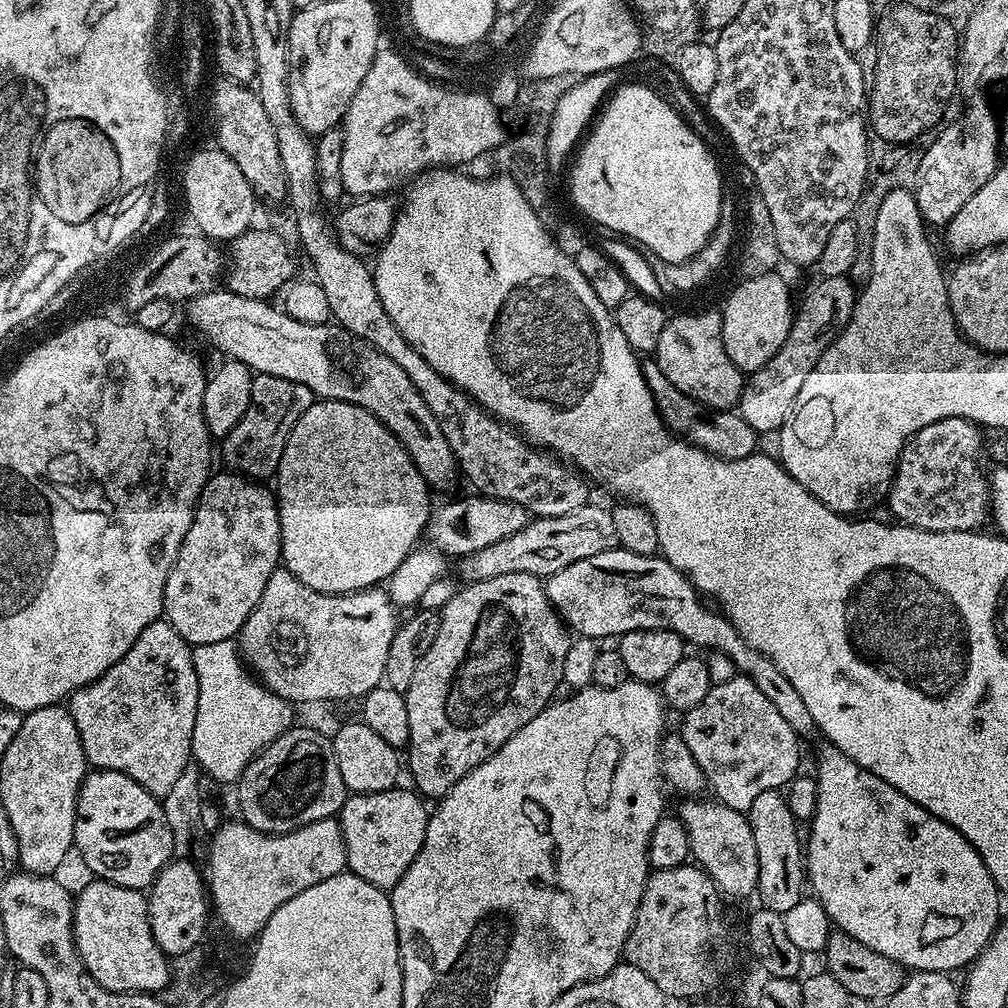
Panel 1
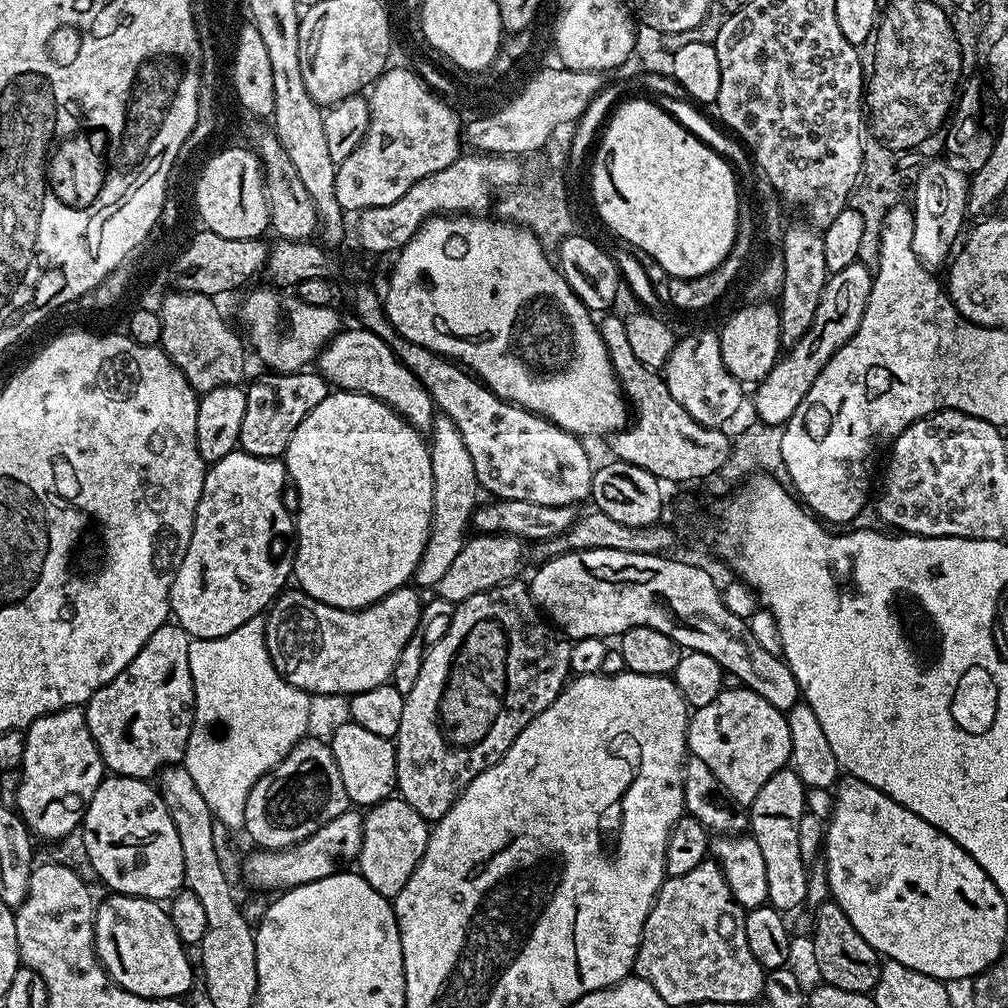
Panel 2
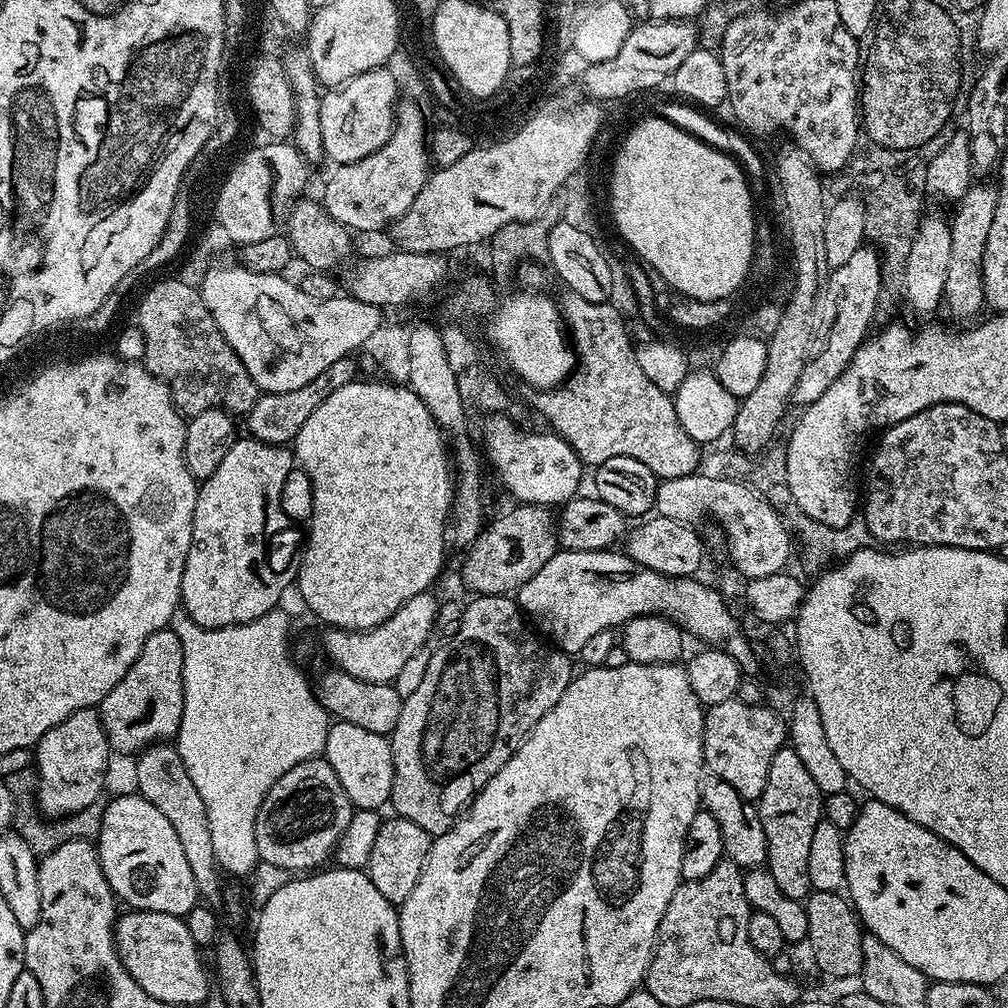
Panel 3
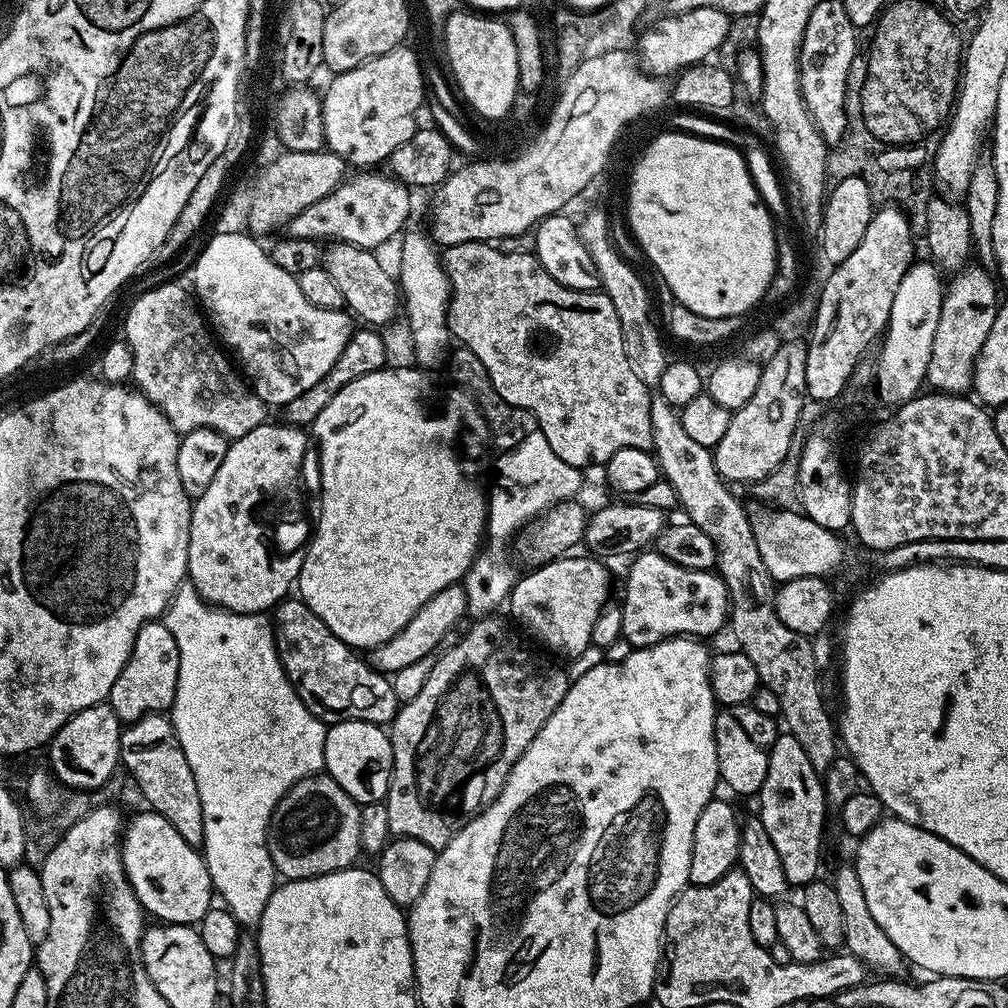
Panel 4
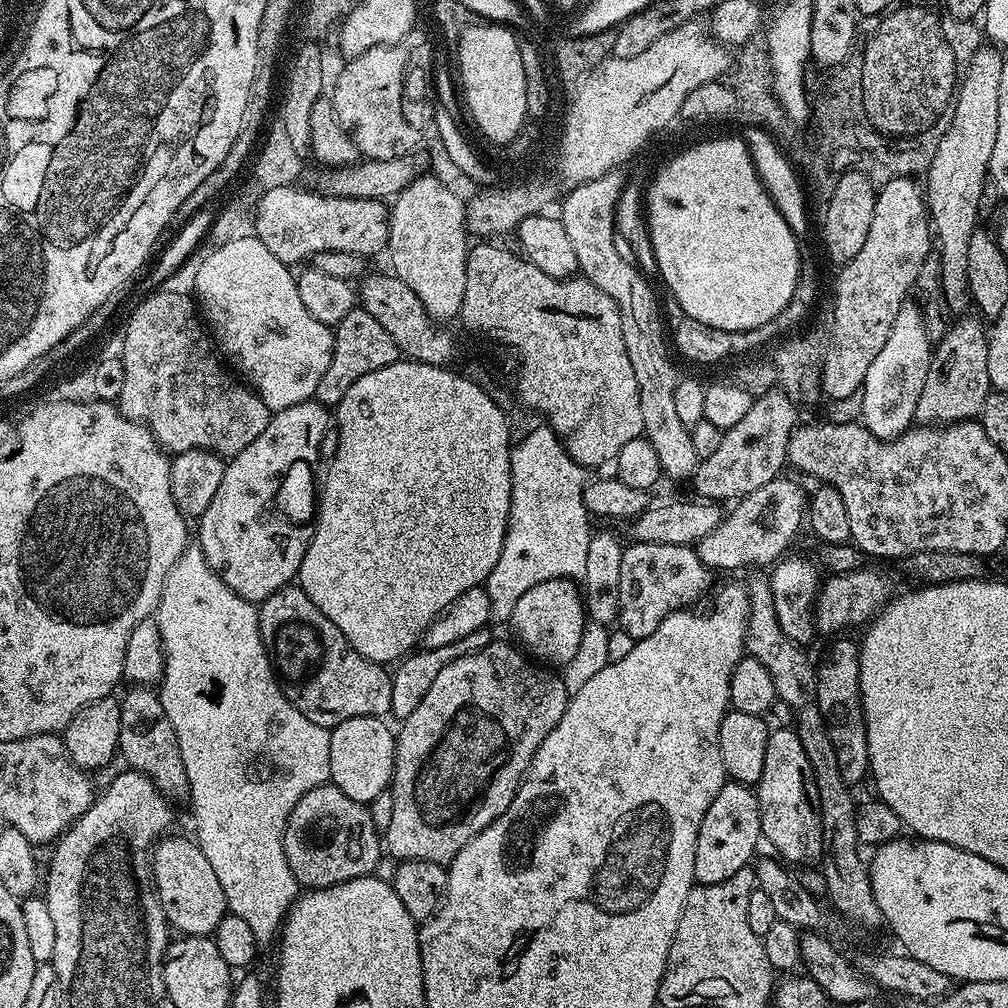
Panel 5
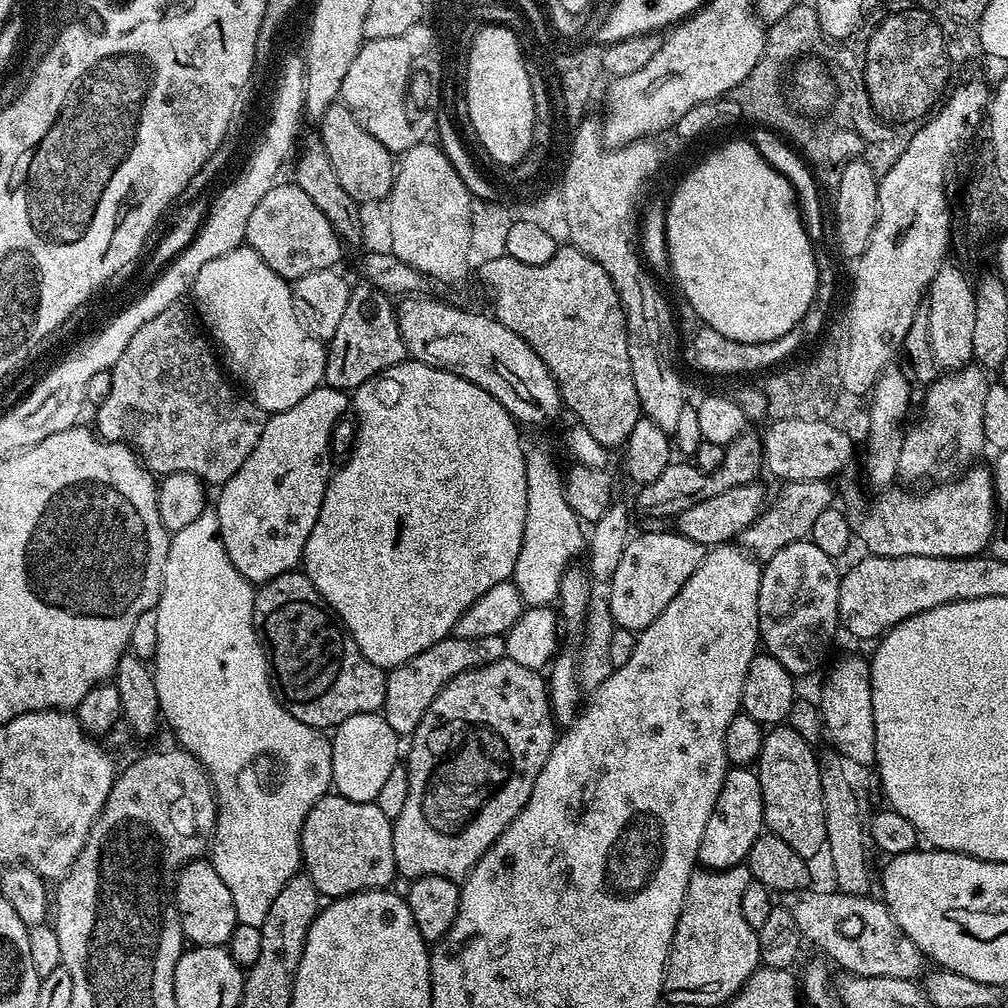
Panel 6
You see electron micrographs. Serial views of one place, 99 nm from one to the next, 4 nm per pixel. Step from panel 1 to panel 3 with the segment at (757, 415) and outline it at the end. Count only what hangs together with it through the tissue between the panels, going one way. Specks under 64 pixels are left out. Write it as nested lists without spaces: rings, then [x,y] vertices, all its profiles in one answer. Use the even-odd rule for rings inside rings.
[[[865,246],[860,248],[842,266],[831,269],[831,273],[835,274],[836,276],[836,288],[844,288],[844,308],[840,308],[840,320],[836,320],[836,328],[832,328],[832,340],[822,340],[822,350],[824,350],[824,353],[822,353],[821,356],[813,355],[811,359],[809,359],[808,365],[802,370],[802,375],[800,375],[798,378],[798,382],[792,391],[791,403],[793,405],[800,404],[799,406],[807,406],[809,404],[813,404],[814,402],[818,402],[818,398],[822,398],[822,394],[826,394],[826,390],[830,390],[830,386],[840,377],[842,370],[846,370],[846,366],[854,358],[854,354],[860,349],[860,345],[868,339],[870,335],[870,329],[868,329],[868,327],[871,326],[872,319],[874,319],[876,316],[876,307],[878,307],[880,304],[880,284],[883,285],[885,283],[885,278],[882,271],[882,256],[875,247]]]

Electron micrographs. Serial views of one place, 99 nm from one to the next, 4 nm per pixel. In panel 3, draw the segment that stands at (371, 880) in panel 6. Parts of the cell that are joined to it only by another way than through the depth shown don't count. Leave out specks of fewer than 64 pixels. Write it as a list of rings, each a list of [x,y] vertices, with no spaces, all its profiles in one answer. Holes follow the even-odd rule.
[[[323,758],[307,760],[294,770],[286,770],[274,786],[262,798],[262,806],[258,806],[256,819],[256,855],[261,861],[273,864],[276,868],[285,868],[288,874],[308,874],[319,869],[335,853],[336,843],[342,838],[346,826],[350,826],[350,818],[354,809],[346,790],[342,790],[342,782],[338,782],[338,774]]]

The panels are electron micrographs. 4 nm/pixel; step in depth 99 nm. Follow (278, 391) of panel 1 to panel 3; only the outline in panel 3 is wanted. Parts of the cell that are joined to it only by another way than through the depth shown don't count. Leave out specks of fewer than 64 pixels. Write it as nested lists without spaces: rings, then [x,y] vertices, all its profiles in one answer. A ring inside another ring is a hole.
[[[347,356],[334,362],[334,366],[318,374],[314,382],[306,382],[306,386],[298,386],[298,390],[266,392],[257,395],[254,406],[246,414],[247,435],[253,440],[261,440],[264,444],[291,445],[296,439],[298,430],[302,430],[302,422],[306,422],[306,418],[310,418],[310,414],[314,414],[314,410],[318,410],[318,406],[322,406],[322,402],[326,402],[326,398],[330,398],[334,390],[342,390],[342,386],[357,379],[358,372],[356,372],[354,361],[352,356]]]

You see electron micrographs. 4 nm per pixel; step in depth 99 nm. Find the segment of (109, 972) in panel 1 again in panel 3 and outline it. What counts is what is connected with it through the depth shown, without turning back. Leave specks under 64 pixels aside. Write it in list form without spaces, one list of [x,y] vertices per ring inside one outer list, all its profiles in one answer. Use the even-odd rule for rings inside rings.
[[[128,910],[116,921],[116,949],[122,966],[158,1002],[203,1005],[210,995],[208,976],[204,973],[204,964],[200,961],[201,949],[197,948],[194,938],[190,938],[187,923],[181,917],[157,912]]]

